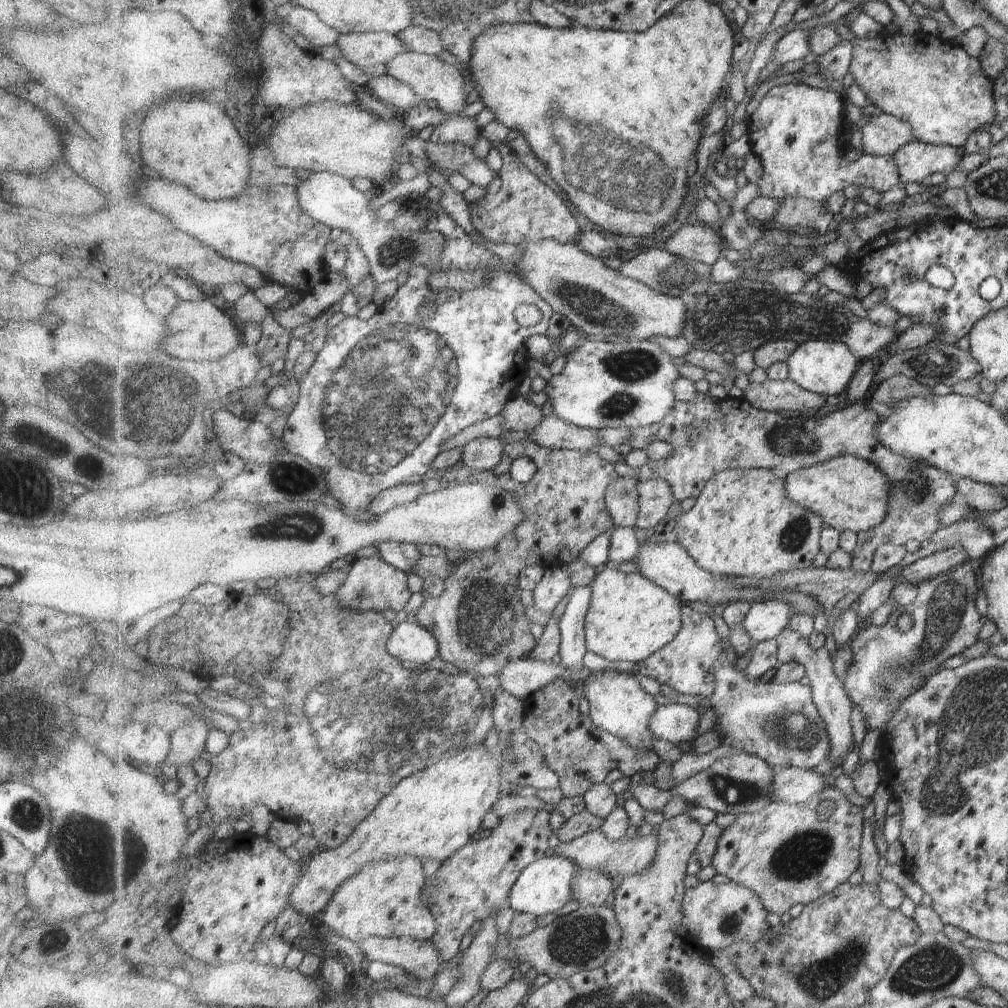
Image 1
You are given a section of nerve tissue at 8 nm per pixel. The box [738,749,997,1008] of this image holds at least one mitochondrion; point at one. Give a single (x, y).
(934, 967)

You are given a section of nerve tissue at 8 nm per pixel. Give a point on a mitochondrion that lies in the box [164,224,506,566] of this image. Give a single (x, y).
(387, 388)

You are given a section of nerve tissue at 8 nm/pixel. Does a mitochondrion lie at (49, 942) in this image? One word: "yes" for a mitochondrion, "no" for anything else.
yes

